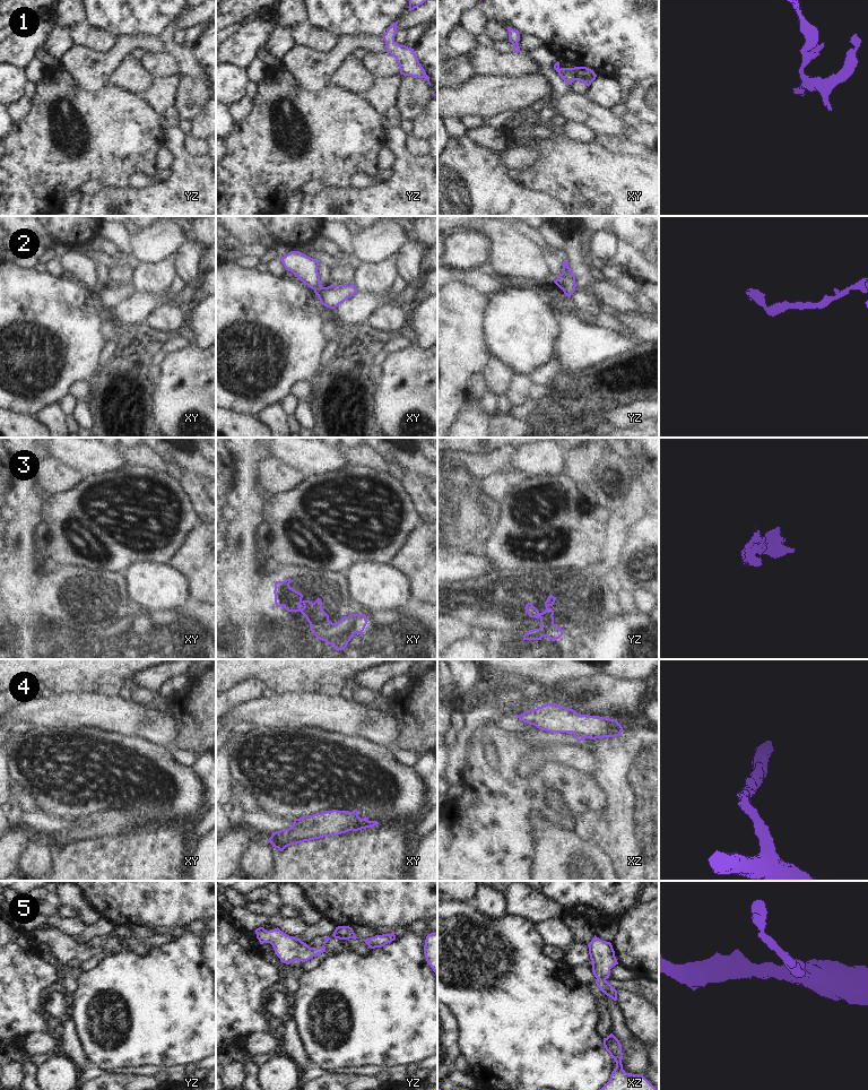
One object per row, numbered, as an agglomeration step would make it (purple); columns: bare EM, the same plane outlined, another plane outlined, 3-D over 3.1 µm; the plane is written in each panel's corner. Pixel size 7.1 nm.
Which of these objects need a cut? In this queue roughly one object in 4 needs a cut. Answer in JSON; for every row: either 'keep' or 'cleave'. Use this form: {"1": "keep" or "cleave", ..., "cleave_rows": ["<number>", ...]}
{"1": "keep", "2": "keep", "3": "cleave", "4": "keep", "5": "keep", "cleave_rows": ["3"]}

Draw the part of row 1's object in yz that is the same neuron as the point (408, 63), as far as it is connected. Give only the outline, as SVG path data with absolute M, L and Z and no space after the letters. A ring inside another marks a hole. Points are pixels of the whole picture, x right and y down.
M398 21L391 25L383 35L383 40L387 44L387 52L396 58L401 75L405 77L411 76L416 78L425 78L431 86L429 77L426 75L424 68L419 63L414 49L406 45L400 45L394 41Z

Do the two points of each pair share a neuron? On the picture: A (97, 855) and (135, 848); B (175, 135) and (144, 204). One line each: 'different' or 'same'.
A: same
B: same

